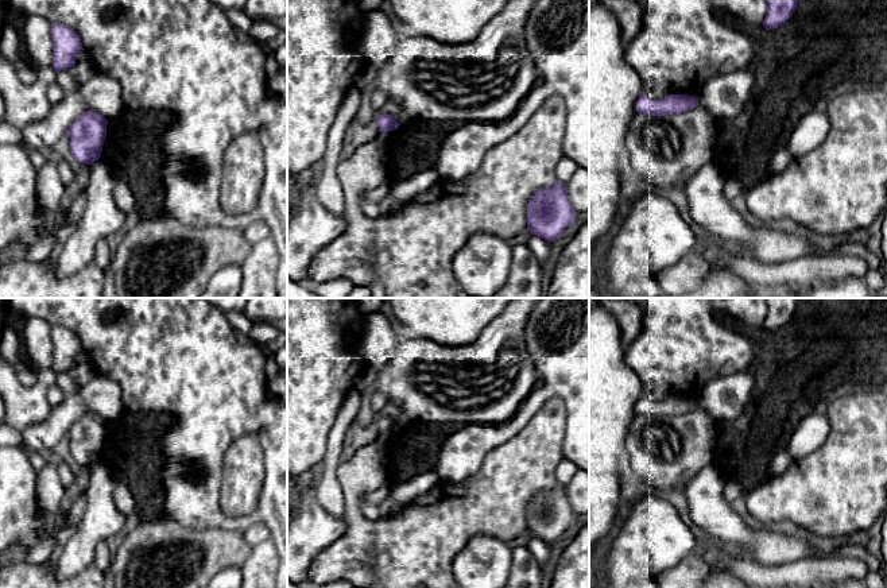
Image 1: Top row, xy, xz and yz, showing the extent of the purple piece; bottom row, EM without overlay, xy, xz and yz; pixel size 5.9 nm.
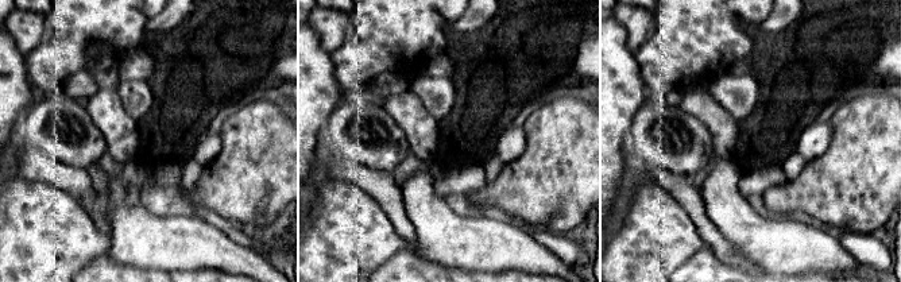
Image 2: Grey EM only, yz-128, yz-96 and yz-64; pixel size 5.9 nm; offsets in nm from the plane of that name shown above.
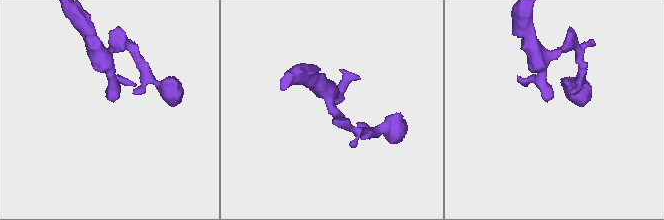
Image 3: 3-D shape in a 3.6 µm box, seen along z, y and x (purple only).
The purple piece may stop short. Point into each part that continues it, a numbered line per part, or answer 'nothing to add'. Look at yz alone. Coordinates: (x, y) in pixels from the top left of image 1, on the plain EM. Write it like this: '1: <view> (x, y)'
nothing to add

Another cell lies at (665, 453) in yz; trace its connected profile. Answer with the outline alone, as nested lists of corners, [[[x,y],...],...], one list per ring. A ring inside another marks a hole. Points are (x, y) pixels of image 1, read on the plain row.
[[[700,406],[686,414],[663,418],[636,414],[625,438],[627,471],[636,491],[652,491],[673,499],[679,487],[687,486],[706,464],[712,463],[716,425],[713,417]]]

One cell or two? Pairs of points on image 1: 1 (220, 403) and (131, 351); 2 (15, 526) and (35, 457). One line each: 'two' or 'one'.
1: one
2: two

